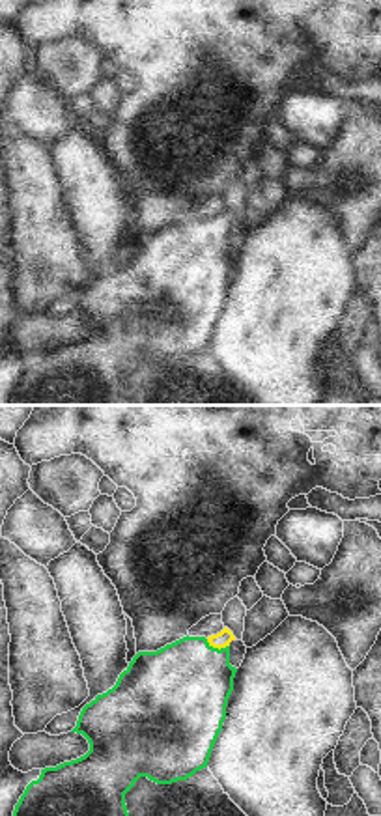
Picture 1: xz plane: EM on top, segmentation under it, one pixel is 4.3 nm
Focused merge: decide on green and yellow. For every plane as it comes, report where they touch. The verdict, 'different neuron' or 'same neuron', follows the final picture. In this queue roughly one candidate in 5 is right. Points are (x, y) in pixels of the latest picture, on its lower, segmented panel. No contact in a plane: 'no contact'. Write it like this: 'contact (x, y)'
contact (217, 648)

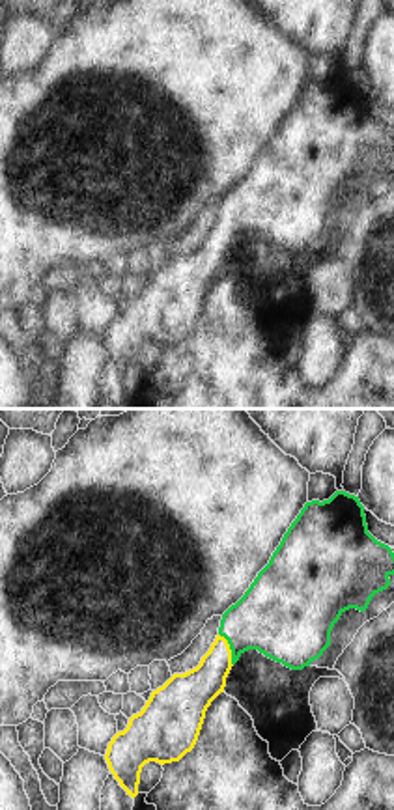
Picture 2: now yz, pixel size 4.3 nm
contact (230, 648)

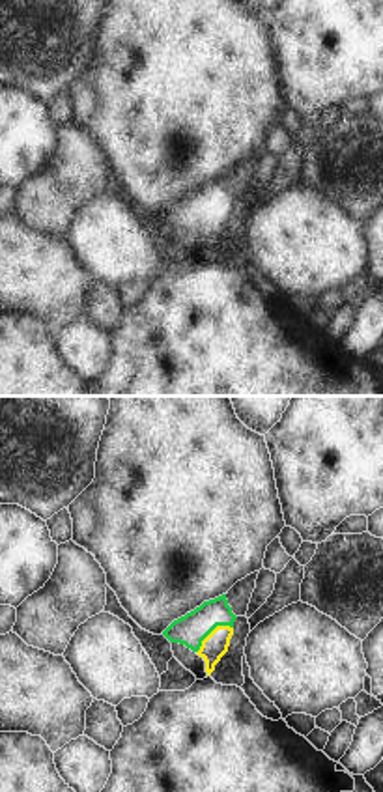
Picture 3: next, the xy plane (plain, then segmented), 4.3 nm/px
contact (212, 630)

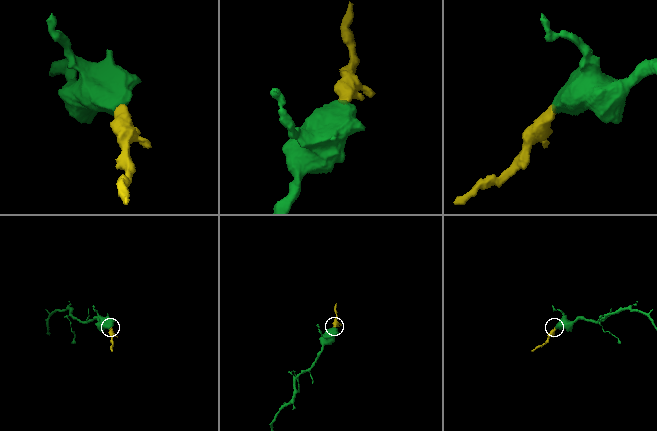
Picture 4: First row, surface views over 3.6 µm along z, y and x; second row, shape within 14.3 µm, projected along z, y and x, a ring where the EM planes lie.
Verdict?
same neuron

